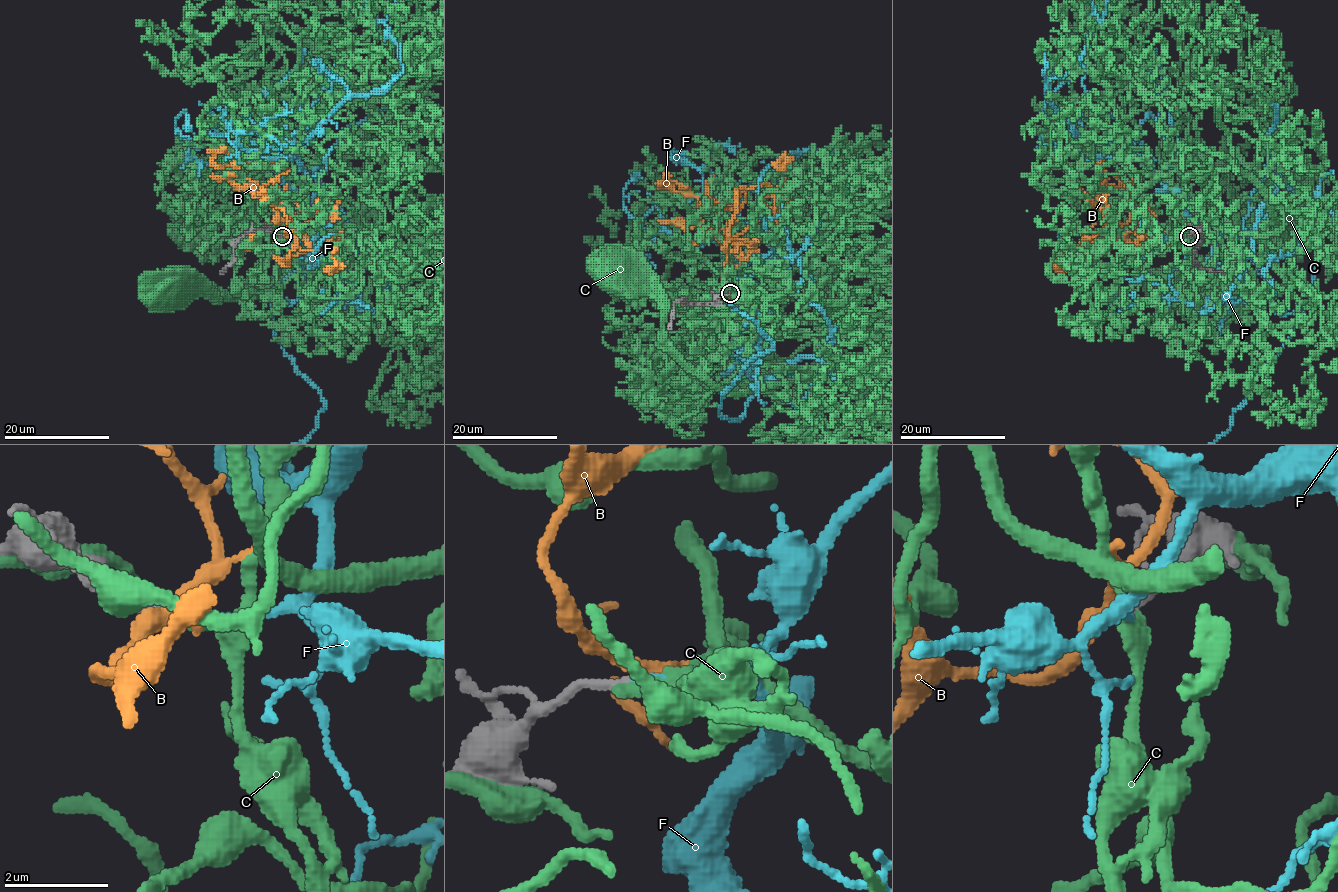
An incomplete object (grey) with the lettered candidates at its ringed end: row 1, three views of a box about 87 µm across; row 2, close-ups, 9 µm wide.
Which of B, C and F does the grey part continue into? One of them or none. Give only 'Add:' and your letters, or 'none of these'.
Add: F

